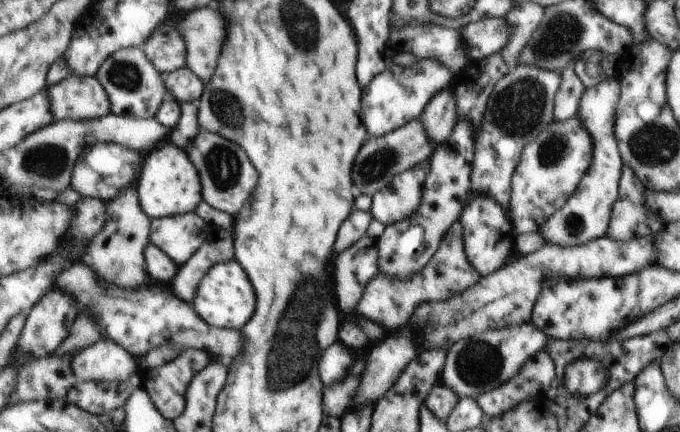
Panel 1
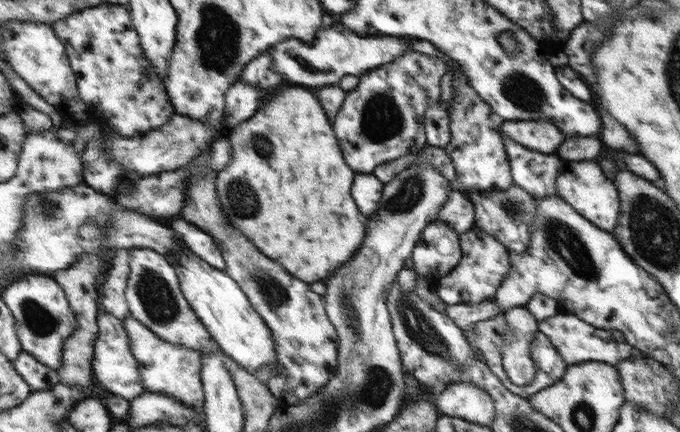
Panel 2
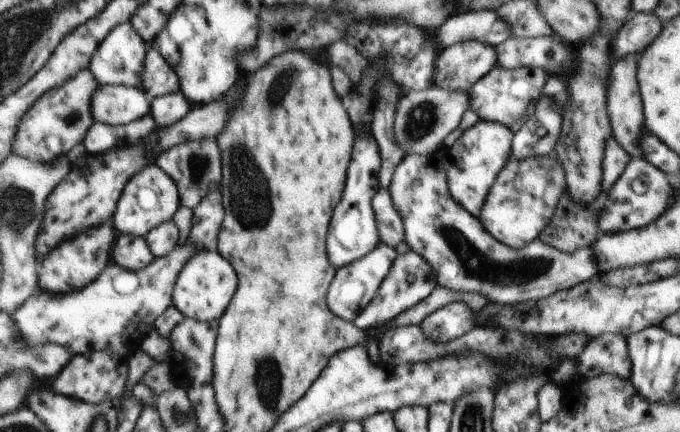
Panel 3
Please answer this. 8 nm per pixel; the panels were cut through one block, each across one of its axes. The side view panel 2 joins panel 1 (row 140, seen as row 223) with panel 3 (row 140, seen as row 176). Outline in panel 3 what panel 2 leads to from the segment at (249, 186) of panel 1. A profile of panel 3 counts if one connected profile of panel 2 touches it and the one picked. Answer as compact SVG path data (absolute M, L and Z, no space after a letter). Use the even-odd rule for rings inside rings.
M206 138L203 140L184 142L173 148L163 151L156 163L167 171L178 184L182 204L194 209L200 205L210 193L221 191L224 172L222 171L222 147L217 139Z

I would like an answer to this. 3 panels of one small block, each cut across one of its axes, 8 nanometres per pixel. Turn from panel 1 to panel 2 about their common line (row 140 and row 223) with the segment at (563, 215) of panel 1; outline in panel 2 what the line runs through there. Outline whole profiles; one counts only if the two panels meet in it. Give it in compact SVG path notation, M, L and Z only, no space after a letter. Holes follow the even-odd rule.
M594 159L562 160L559 174L555 177L556 195L571 205L585 220L611 233L618 215L618 194L614 184L600 169Z

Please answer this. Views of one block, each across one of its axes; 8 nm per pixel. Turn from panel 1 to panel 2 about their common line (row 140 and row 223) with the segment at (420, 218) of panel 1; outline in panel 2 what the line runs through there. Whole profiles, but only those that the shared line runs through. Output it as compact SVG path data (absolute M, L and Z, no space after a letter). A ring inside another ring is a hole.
M455 186L449 192L437 219L445 222L457 235L467 232L474 226L474 208L462 189Z

